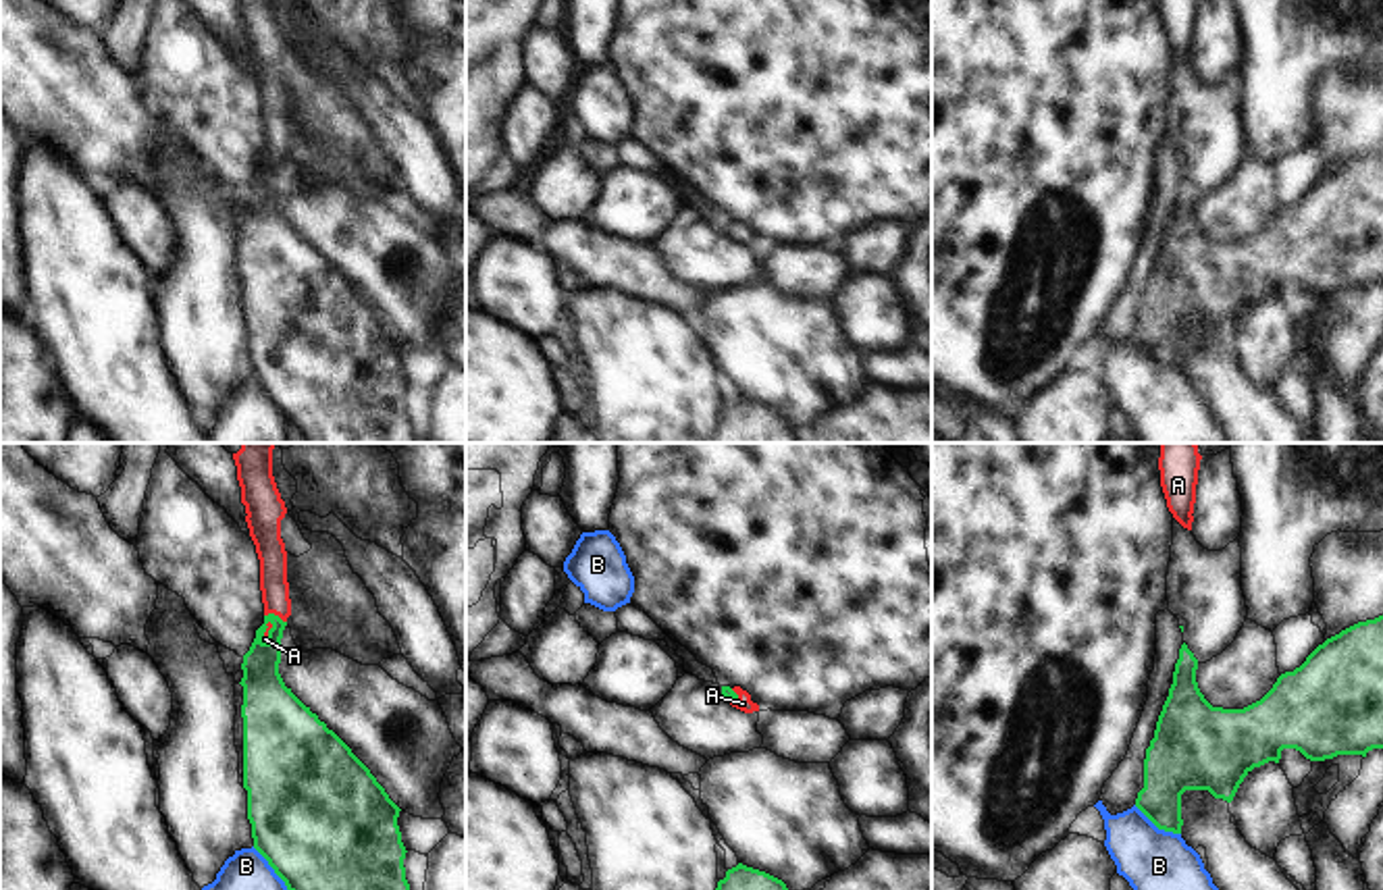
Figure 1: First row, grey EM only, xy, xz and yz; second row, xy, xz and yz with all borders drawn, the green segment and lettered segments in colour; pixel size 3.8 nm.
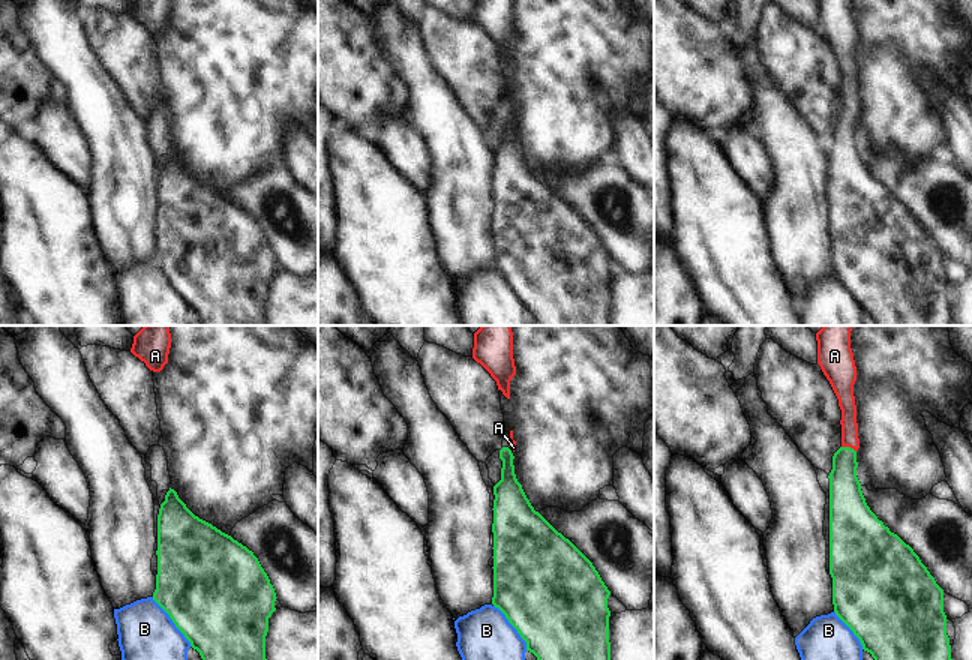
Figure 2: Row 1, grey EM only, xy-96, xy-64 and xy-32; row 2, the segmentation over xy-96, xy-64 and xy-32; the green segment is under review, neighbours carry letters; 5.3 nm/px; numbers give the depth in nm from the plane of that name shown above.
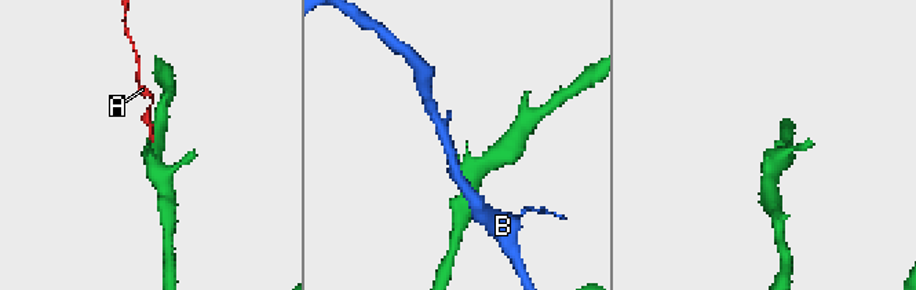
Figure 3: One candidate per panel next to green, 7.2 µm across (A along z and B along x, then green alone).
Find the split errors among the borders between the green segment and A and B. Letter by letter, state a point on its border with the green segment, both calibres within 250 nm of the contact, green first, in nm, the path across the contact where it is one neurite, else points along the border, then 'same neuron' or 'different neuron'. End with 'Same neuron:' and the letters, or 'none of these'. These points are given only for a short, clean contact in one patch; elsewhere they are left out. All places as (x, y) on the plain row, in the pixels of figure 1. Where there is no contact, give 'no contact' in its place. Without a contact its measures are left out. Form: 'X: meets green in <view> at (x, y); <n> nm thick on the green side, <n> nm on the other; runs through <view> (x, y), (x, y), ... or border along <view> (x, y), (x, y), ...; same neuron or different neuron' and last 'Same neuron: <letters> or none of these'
A: meets green in xy at (273, 148); 140 nm thick on the green side, 110 nm on the other; runs through xy (261, 198), (273, 148), (271, 86); same neuron
B: meets green in yz at (1157, 360); 220 nm thick on the green side, 280 nm on the other; different neuron
Same neuron: A

